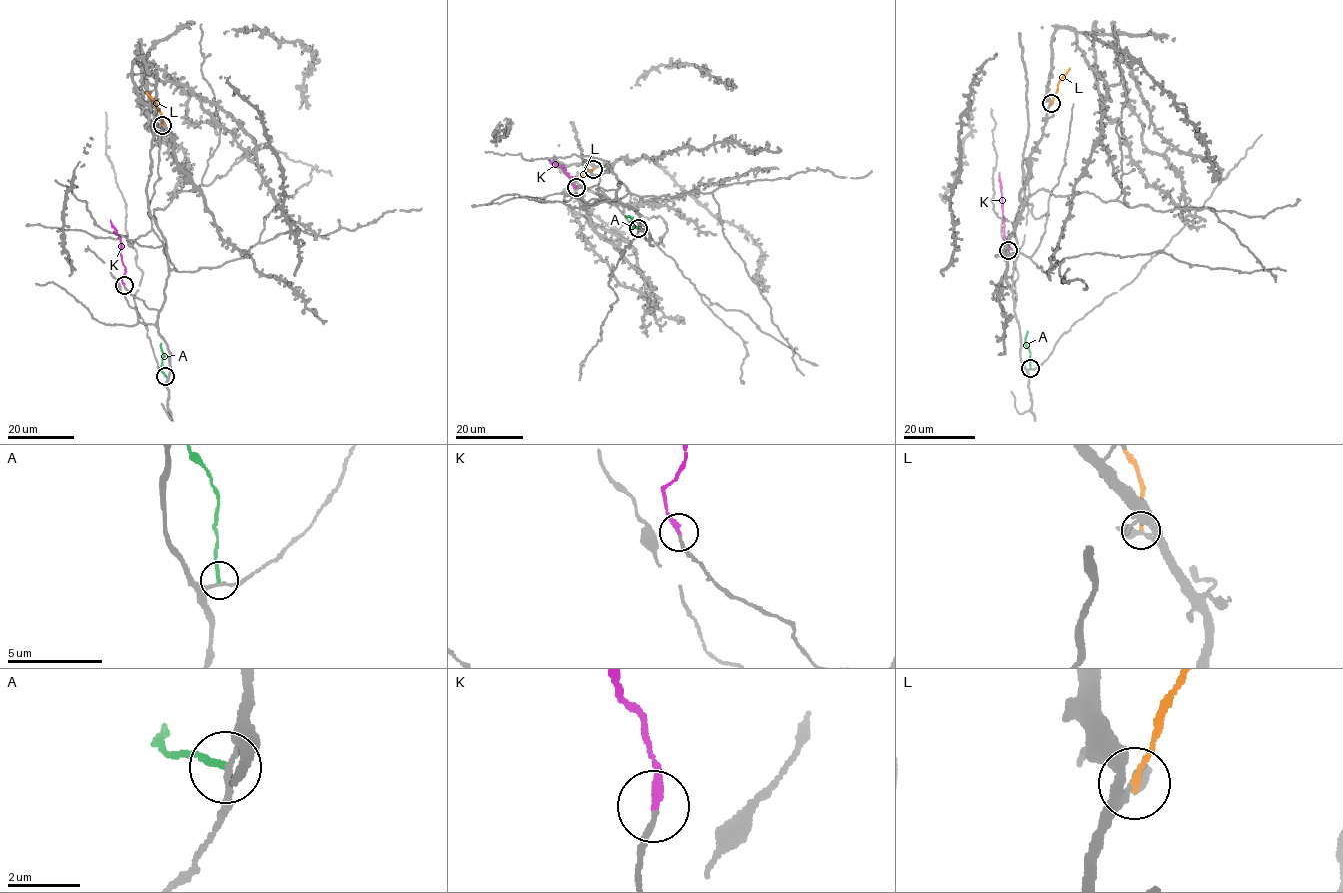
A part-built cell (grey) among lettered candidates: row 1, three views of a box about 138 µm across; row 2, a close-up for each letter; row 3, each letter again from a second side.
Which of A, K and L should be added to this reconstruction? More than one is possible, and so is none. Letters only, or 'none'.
K

